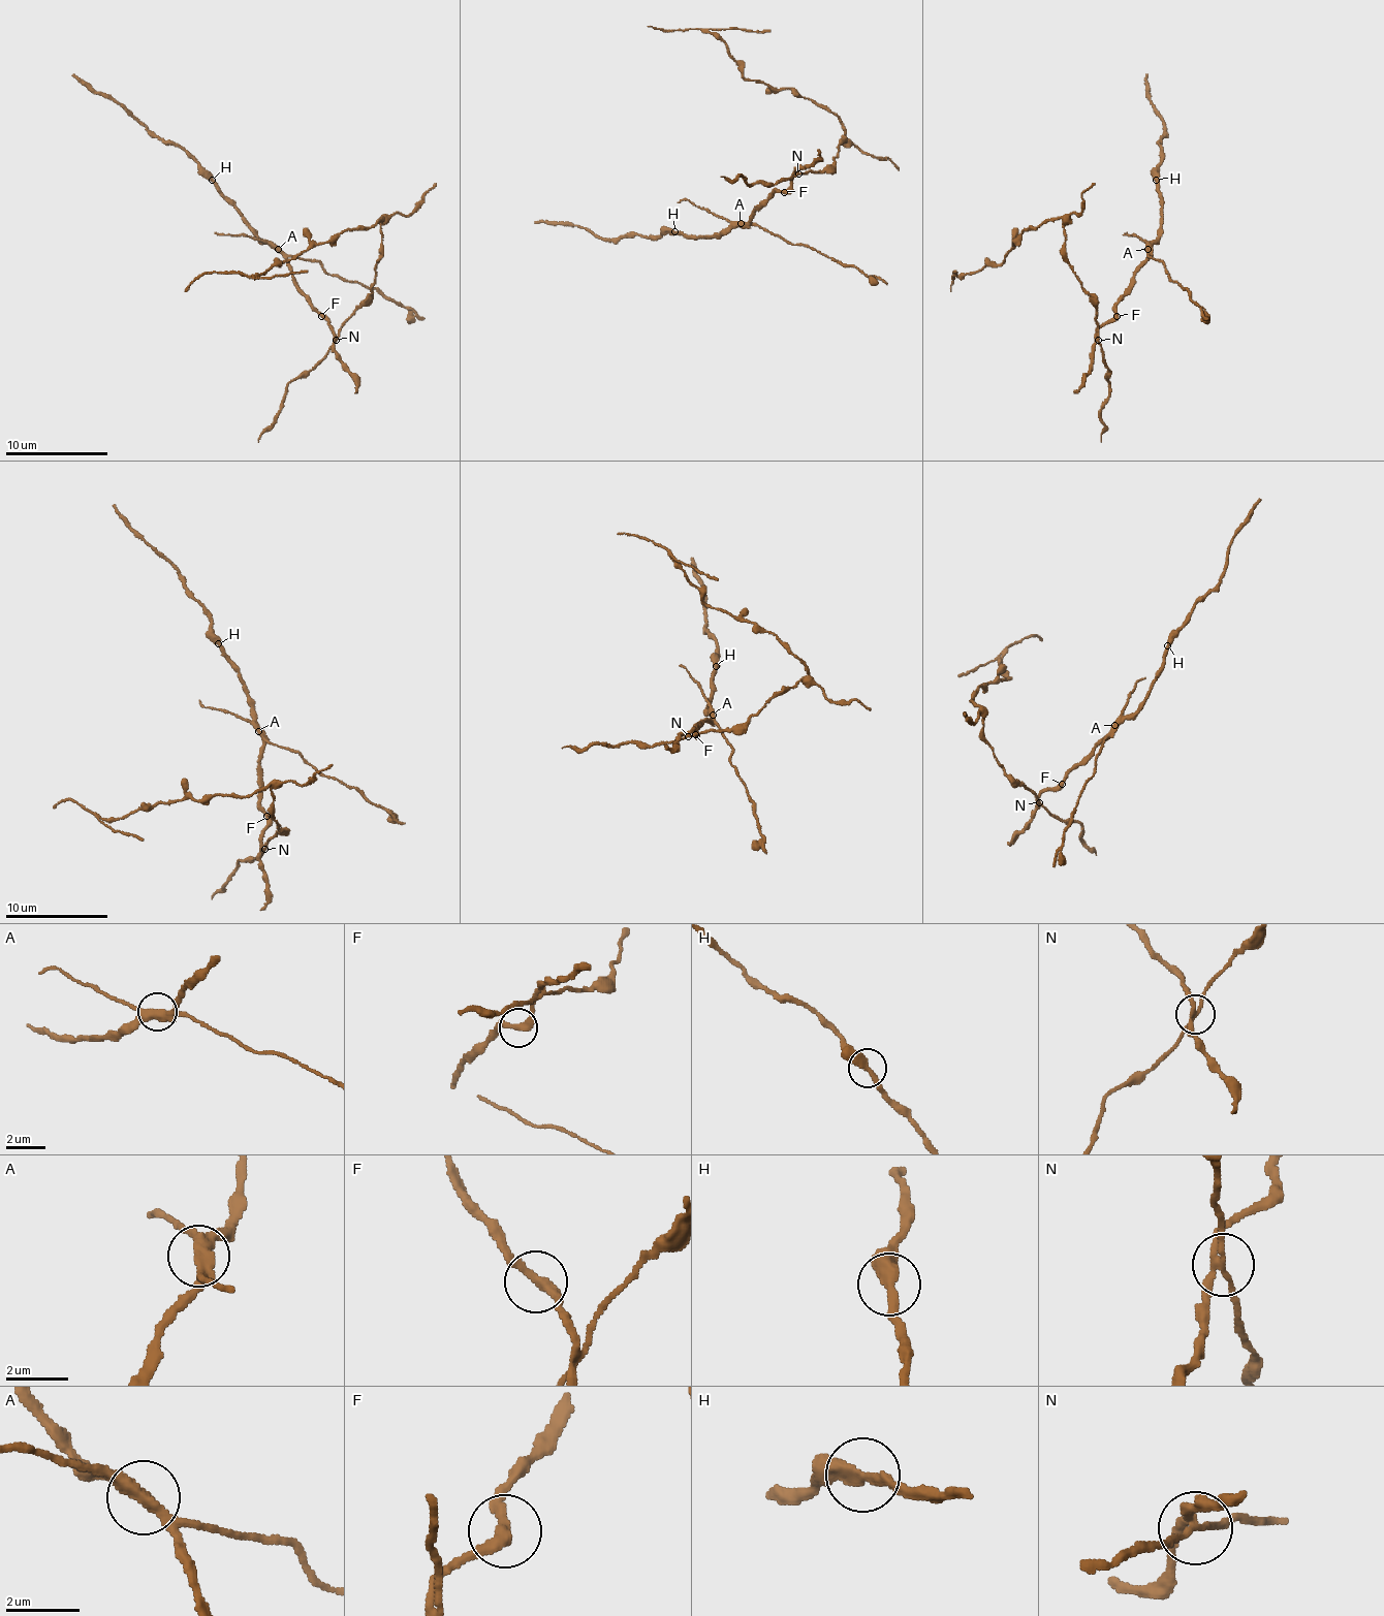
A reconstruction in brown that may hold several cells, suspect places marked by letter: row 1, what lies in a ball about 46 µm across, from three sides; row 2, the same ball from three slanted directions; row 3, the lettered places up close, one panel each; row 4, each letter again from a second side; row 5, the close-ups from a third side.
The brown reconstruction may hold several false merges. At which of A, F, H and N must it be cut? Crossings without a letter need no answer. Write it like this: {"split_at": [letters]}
{"split_at": ["A", "N"]}

